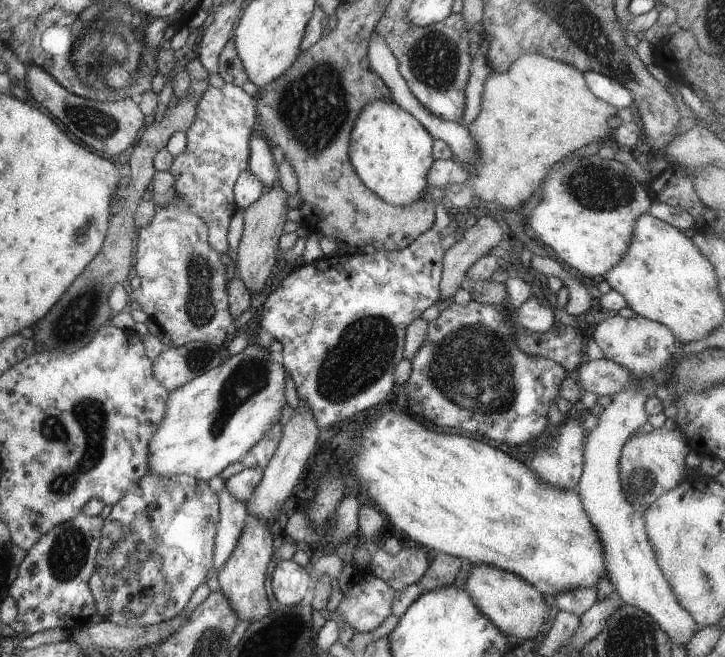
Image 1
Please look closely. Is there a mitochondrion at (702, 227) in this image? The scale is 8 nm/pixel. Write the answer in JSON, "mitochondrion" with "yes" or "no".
{"mitochondrion":"no"}

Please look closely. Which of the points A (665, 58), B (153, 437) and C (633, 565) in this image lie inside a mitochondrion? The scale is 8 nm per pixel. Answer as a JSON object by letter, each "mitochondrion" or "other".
{"A":"other","B":"other","C":"other"}

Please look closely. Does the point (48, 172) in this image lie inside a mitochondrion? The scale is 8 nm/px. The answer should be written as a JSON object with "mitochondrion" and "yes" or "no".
{"mitochondrion":"no"}

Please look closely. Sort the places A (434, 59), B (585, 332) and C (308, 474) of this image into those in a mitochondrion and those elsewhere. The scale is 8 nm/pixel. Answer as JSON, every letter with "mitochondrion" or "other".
{"A":"mitochondrion","B":"other","C":"other"}

